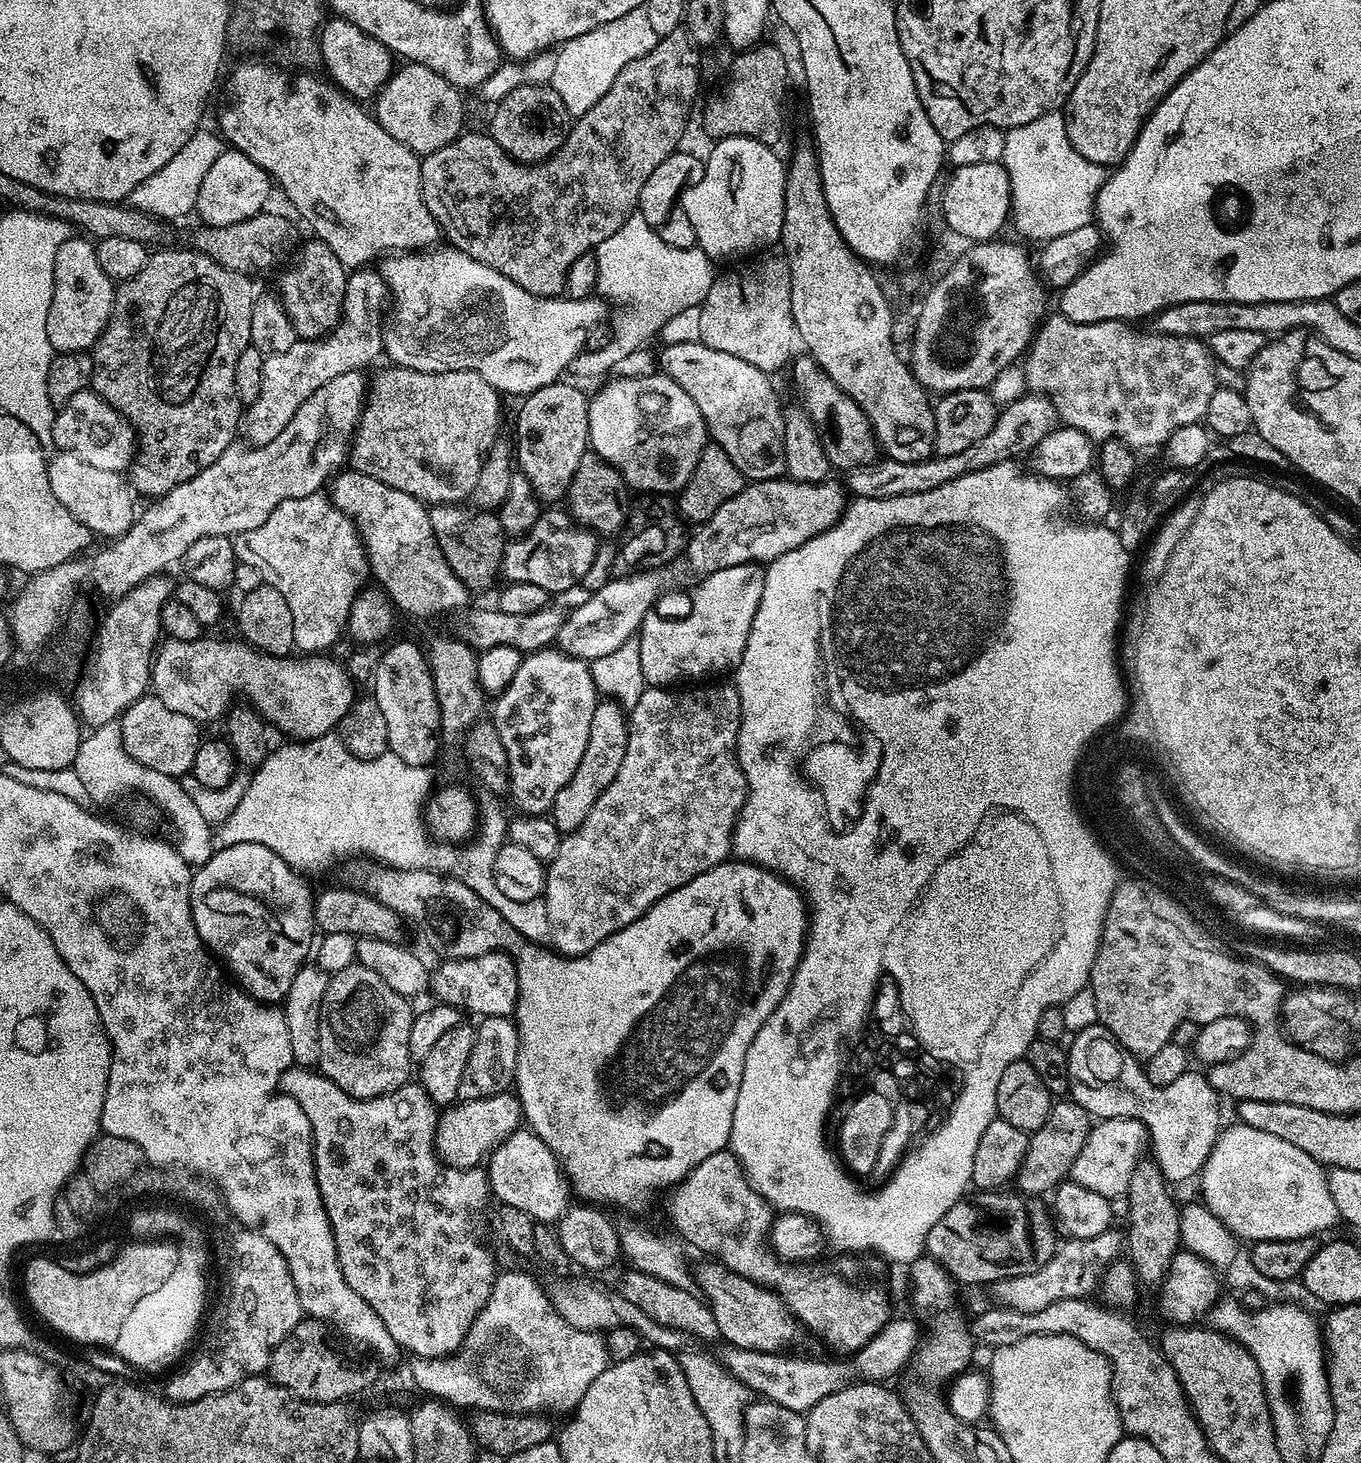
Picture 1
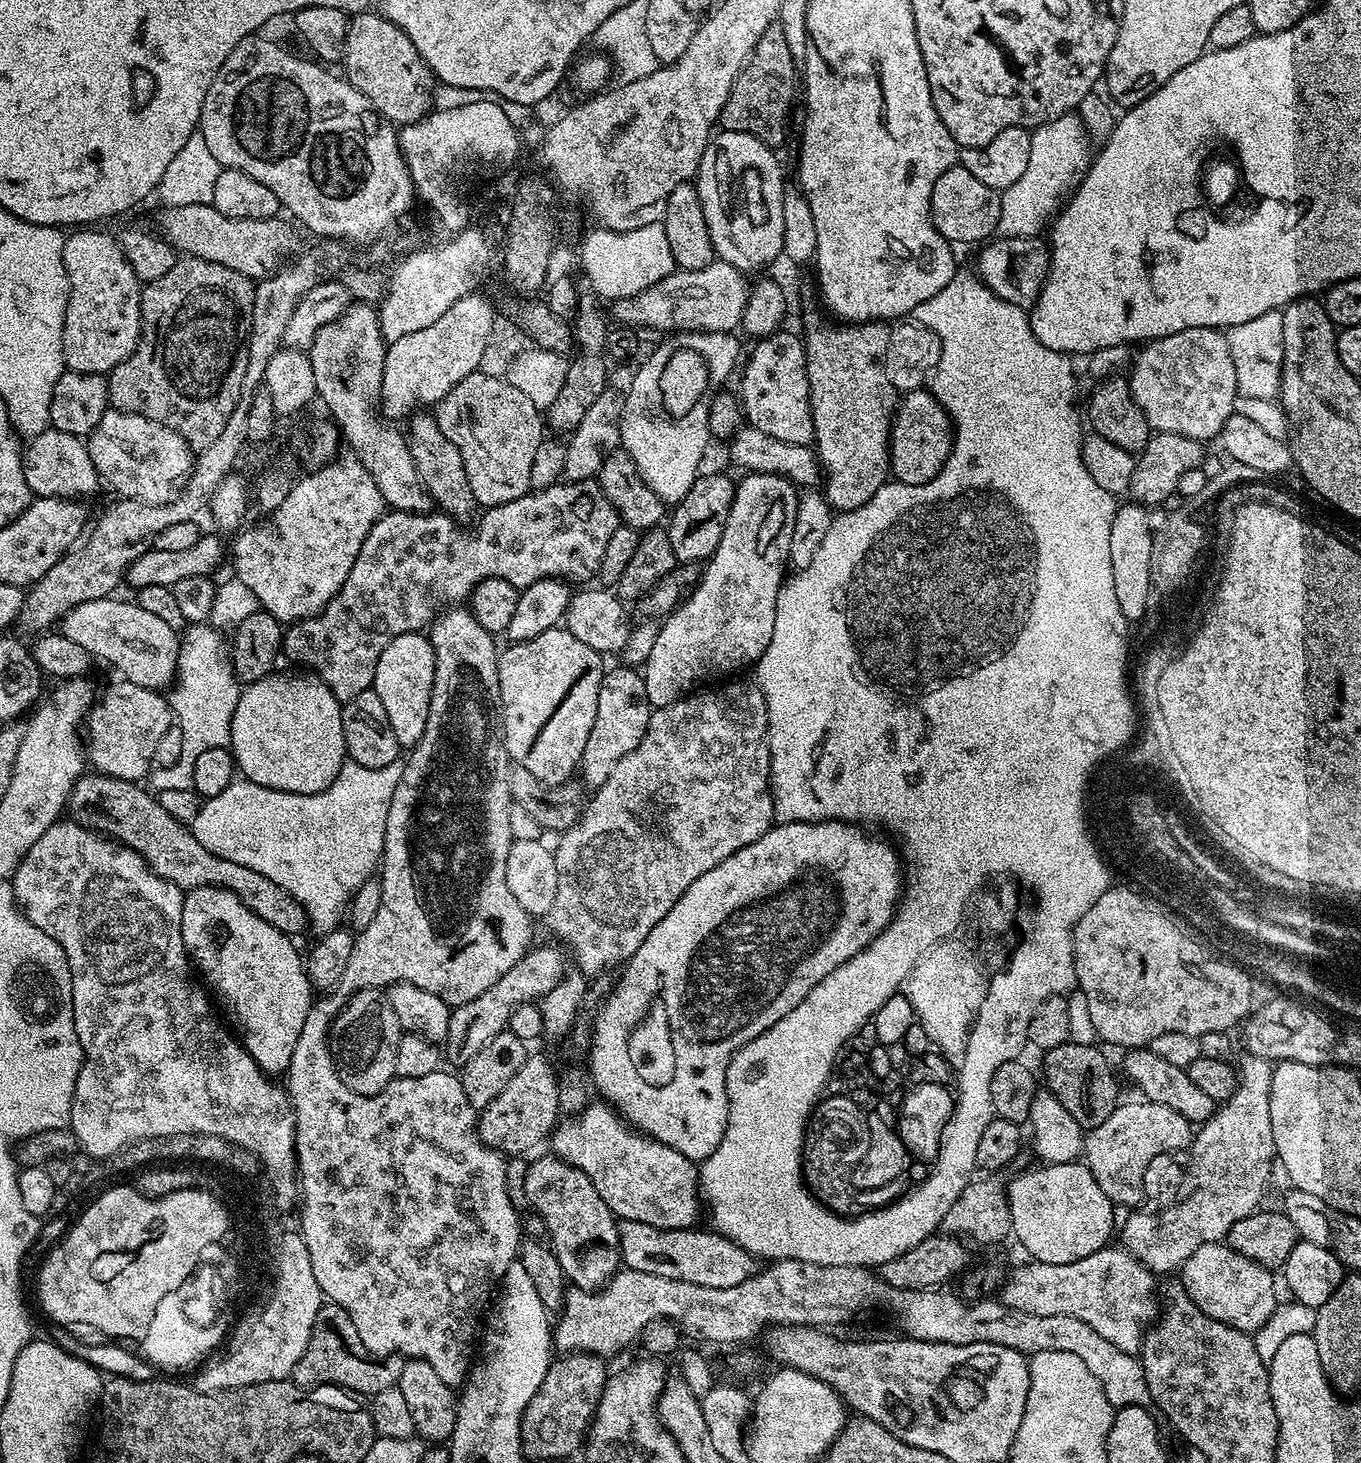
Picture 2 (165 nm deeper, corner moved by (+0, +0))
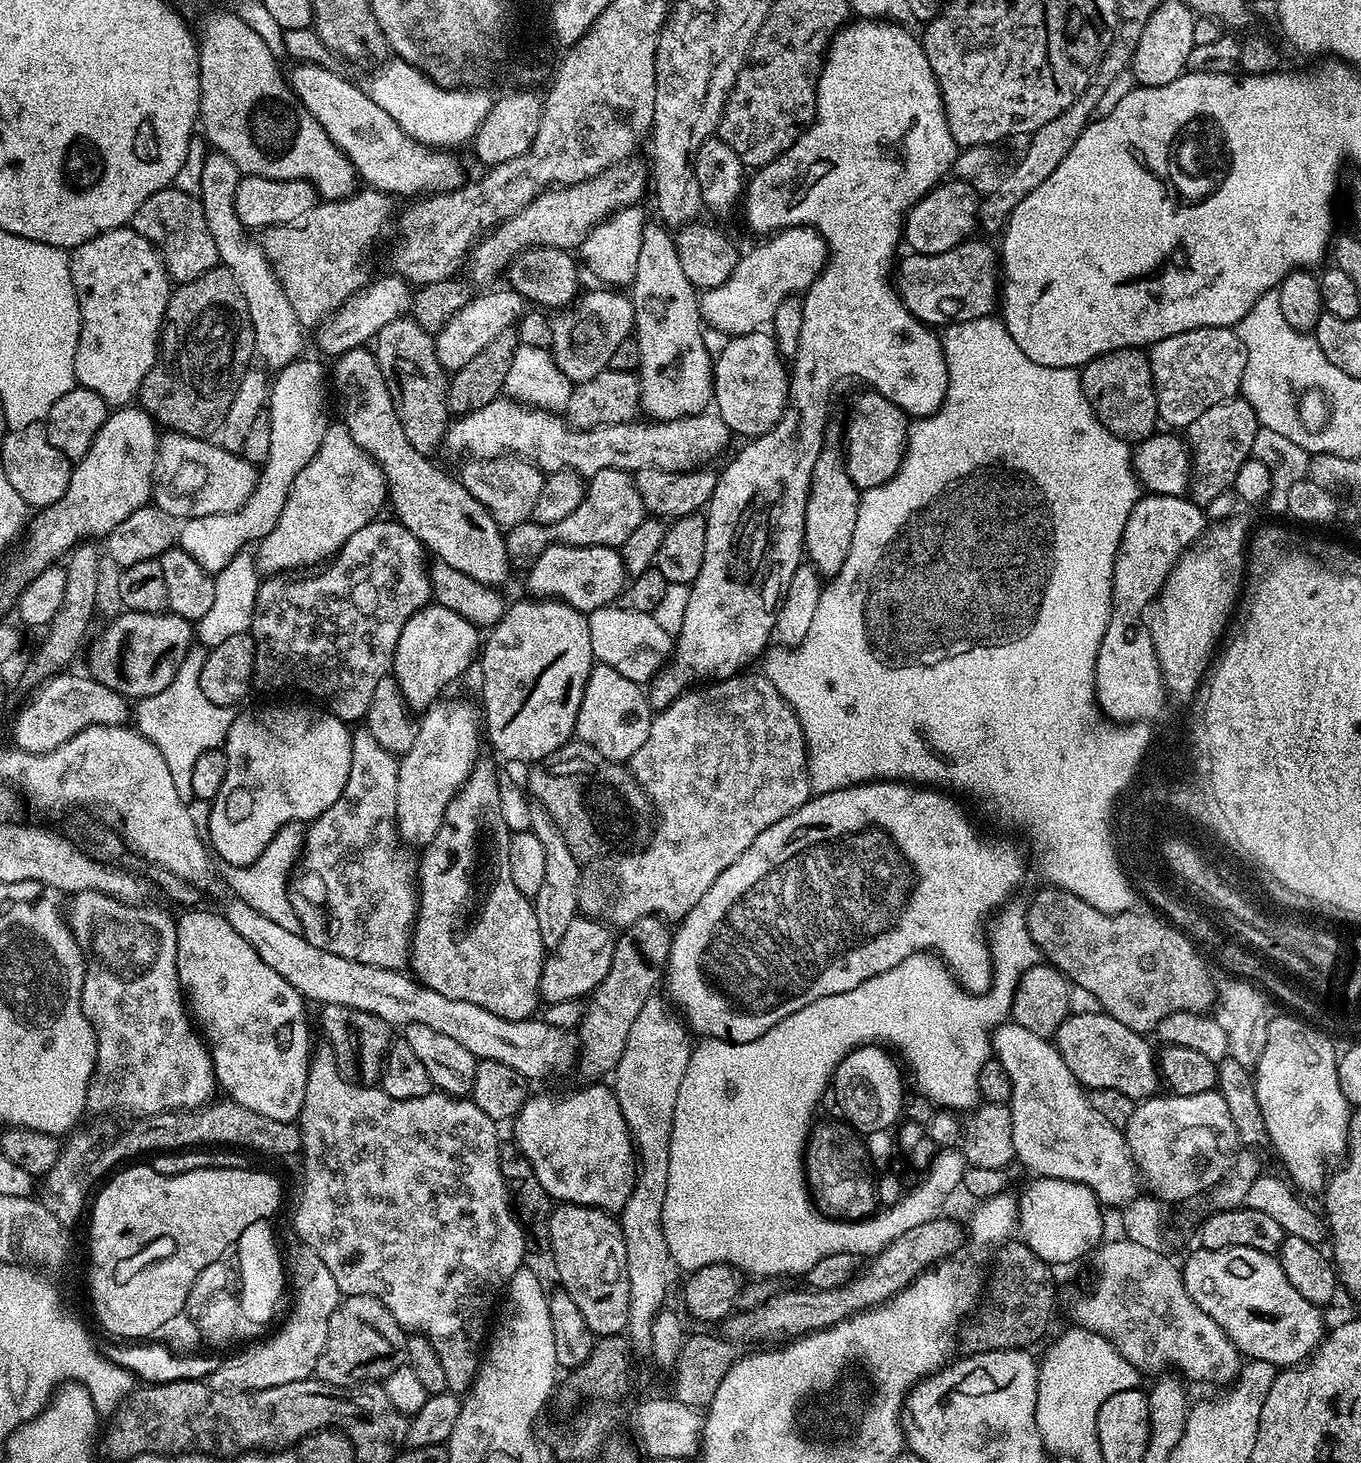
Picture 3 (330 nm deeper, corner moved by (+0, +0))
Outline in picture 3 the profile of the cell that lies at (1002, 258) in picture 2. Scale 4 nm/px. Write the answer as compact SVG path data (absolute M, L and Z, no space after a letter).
M970 238L941 254L909 253L894 270L894 287L904 308L920 323L946 326L992 316L998 306L999 259L995 247Z

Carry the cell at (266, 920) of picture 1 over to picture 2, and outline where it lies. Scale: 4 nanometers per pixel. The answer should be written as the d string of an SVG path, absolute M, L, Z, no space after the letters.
M202 887L198 892L204 896L204 905L200 908L200 928L204 931L205 944L200 948L200 961L195 961L195 971L213 993L220 992L225 1006L233 1012L232 1020L236 1023L235 1031L239 1033L240 1043L258 1067L269 1074L287 1073L294 1046L298 1043L298 1033L302 1031L314 999L305 957L296 953L293 937L284 935L282 930L270 926L270 922L258 918L258 914L251 912L232 892L210 887Z

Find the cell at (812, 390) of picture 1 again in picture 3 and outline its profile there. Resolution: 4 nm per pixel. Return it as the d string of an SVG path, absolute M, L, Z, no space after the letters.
M764 330L747 332L723 341L724 349L714 356L712 394L714 408L726 422L729 433L743 438L764 436L782 418L788 401L789 369L776 348L775 336Z

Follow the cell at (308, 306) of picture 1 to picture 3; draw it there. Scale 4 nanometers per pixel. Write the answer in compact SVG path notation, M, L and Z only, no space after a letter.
M367 347L355 348L335 357L333 364L336 365L330 368L330 384L331 387L332 384L336 387L336 400L340 403L339 419L346 426L346 430L350 430L350 438L358 442L361 450L378 465L384 475L386 496L390 506L392 502L398 523L406 526L406 530L410 530L410 534L414 534L414 538L418 538L418 542L423 544L431 555L433 552L436 560L446 562L446 566L462 570L462 574L483 584L504 586L508 580L510 561L501 525L497 524L488 508L482 506L482 502L478 502L474 494L470 494L463 482L456 478L451 480L442 469L431 464L433 461L429 457L410 446L410 438L406 438L406 430L402 430L402 422L398 422L398 414L394 410L390 390L382 378L382 370L378 370L375 351Z

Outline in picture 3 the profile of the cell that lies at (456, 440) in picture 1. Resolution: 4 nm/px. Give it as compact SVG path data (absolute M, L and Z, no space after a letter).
M472 458L467 462L469 464L458 473L459 479L468 487L470 494L474 494L474 498L478 498L478 502L488 508L497 524L510 529L531 517L546 479L545 473L535 464L523 458Z

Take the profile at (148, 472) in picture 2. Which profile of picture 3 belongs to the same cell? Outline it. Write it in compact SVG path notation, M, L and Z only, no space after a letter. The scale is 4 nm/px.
M169 431L160 436L160 445L156 447L152 500L155 507L166 510L166 514L181 521L210 514L230 514L248 501L257 475L257 465L224 449L219 442Z

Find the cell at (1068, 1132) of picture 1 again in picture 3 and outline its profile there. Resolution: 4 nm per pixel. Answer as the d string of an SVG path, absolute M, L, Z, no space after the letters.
M939 1216L930 1222L924 1222L919 1226L913 1226L911 1230L906 1230L906 1234L894 1238L894 1242L890 1242L890 1246L886 1246L877 1252L863 1265L862 1271L854 1278L850 1278L850 1282L846 1282L842 1286L838 1286L834 1290L803 1290L804 1292L780 1292L777 1296L769 1295L754 1304L745 1307L745 1312L741 1310L733 1311L727 1320L723 1321L723 1335L733 1342L741 1342L740 1340L768 1340L771 1336L788 1336L784 1338L796 1338L807 1335L809 1332L820 1332L824 1328L834 1326L838 1322L848 1319L856 1312L864 1312L868 1308L875 1308L878 1304L884 1304L892 1297L898 1295L906 1286L910 1286L910 1282L914 1282L924 1271L947 1259L949 1256L955 1255L955 1252L964 1239L963 1229L950 1221L946 1217Z

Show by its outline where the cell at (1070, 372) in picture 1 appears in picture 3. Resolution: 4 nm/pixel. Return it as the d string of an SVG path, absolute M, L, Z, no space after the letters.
M1195 328L1170 338L1162 338L1151 345L1148 361L1160 420L1172 427L1169 429L1184 430L1190 422L1194 422L1194 418L1198 418L1198 414L1210 410L1210 406L1218 406L1218 402L1233 399L1239 393L1242 374L1246 370L1246 350L1232 328Z

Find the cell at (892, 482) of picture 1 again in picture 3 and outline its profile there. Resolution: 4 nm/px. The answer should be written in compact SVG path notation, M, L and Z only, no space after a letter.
M497 398L494 402L482 406L482 410L474 410L453 419L448 425L443 447L449 448L452 452L469 452L467 455L477 460L491 460L511 454L535 464L545 474L569 471L579 472L585 478L590 478L598 474L598 470L607 468L633 474L647 468L661 468L667 472L691 472L711 465L711 460L722 455L728 448L730 433L726 422L722 422L722 418L712 410L705 410L693 416L683 416L677 420L640 423L600 425L597 428L578 430L569 427L563 415L509 398Z

